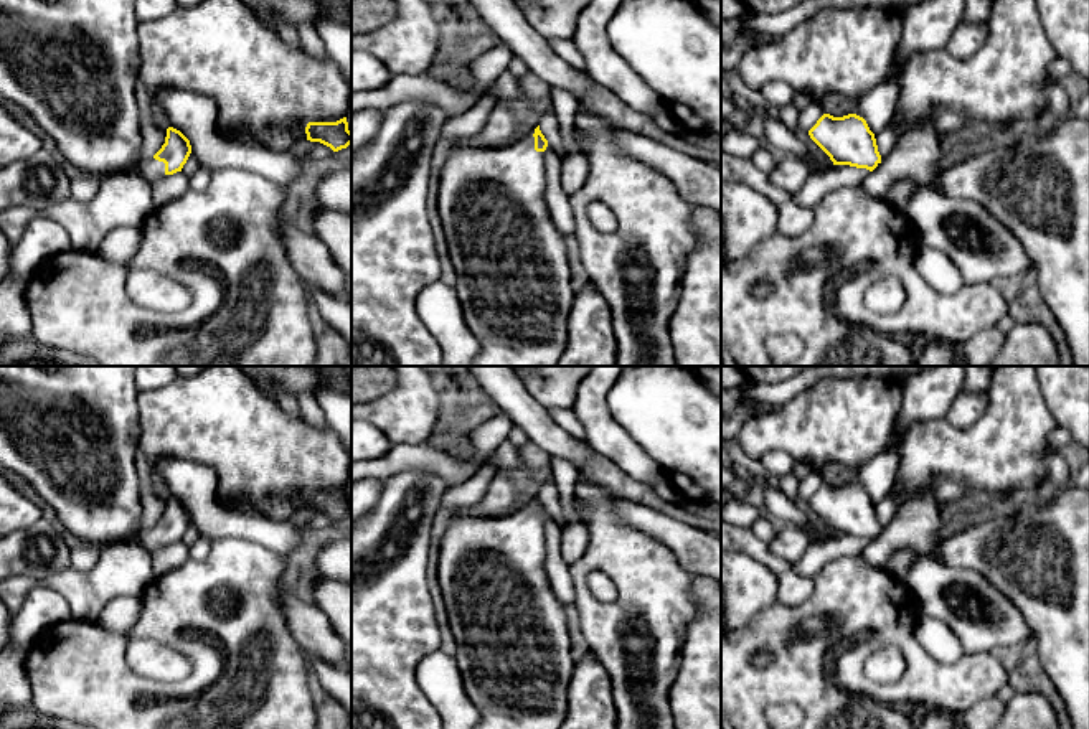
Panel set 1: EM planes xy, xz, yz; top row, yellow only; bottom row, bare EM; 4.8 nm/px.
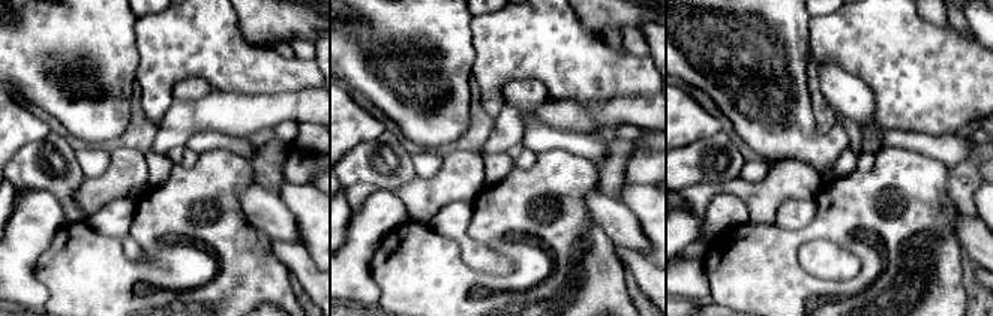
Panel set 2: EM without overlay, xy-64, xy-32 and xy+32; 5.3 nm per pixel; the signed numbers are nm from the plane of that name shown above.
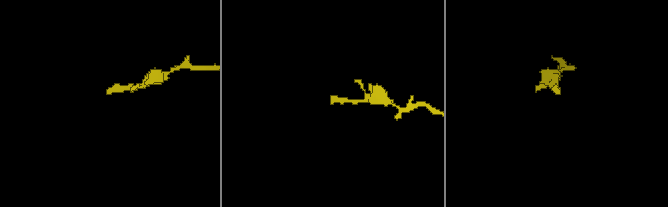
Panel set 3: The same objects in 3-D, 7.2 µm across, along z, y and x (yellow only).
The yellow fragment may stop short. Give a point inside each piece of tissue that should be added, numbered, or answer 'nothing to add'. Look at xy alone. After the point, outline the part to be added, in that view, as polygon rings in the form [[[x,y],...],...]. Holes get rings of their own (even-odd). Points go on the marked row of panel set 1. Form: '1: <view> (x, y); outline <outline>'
1: xy (73, 65); outline [[[0,0],[0,101],[23,107],[48,134],[63,153],[81,173],[104,178],[114,172],[134,172],[150,185],[165,176],[165,163],[153,157],[145,158],[140,152],[139,112],[135,84],[140,73],[140,54],[135,16],[135,0]]]

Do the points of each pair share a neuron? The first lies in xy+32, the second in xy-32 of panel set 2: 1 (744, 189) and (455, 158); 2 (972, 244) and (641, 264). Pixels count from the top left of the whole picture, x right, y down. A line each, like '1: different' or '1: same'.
1: same
2: different

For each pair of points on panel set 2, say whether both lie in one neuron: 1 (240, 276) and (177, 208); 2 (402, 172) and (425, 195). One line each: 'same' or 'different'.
1: same
2: different

